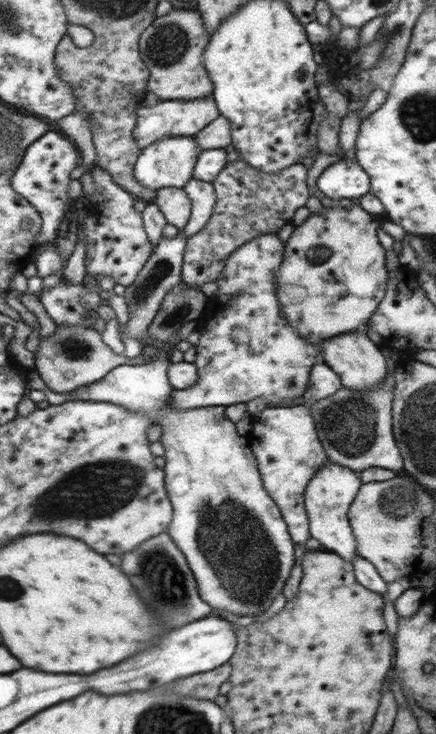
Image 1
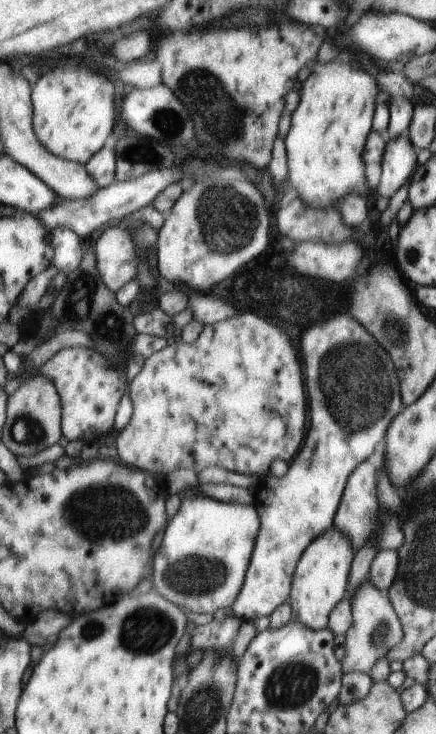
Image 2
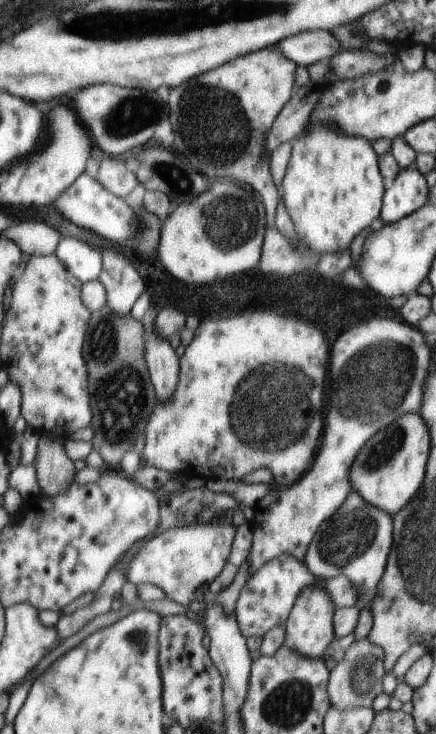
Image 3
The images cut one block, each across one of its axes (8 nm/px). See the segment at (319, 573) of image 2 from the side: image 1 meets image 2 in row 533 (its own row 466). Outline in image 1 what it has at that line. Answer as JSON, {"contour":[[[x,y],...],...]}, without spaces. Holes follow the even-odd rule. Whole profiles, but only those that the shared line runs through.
{"contour":[[[328,460],[308,482],[304,490],[304,504],[309,520],[312,538],[321,542],[321,549],[338,554],[345,562],[352,563],[357,558],[356,537],[348,520],[348,510],[361,486],[359,475],[350,468],[334,464]]]}

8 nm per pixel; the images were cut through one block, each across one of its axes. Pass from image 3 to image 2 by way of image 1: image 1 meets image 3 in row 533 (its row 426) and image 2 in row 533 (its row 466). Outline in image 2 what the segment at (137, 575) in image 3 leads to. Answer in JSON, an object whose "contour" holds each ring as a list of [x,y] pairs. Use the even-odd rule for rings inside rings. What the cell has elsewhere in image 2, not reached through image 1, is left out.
{"contour":[[[196,494],[196,498],[182,496],[180,507],[169,520],[162,544],[153,556],[153,587],[185,610],[215,616],[226,613],[226,608],[233,608],[242,588],[260,525],[254,504],[222,502],[204,494]]]}

